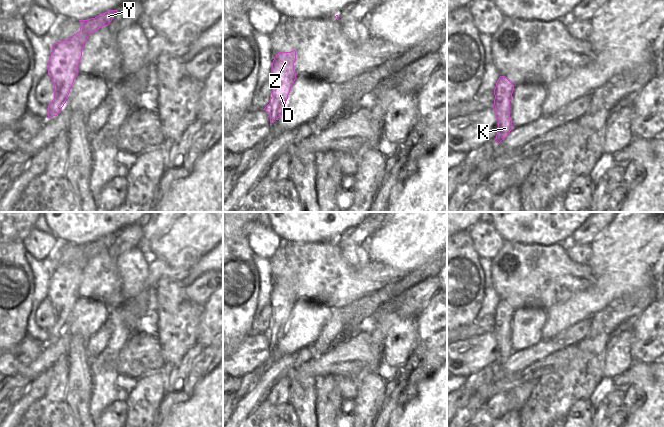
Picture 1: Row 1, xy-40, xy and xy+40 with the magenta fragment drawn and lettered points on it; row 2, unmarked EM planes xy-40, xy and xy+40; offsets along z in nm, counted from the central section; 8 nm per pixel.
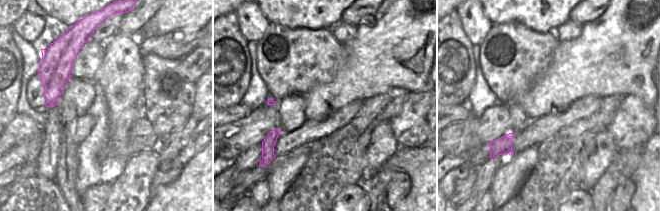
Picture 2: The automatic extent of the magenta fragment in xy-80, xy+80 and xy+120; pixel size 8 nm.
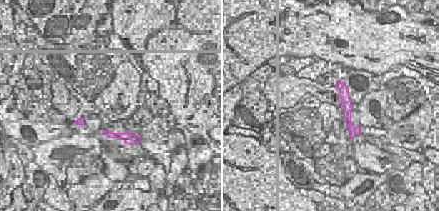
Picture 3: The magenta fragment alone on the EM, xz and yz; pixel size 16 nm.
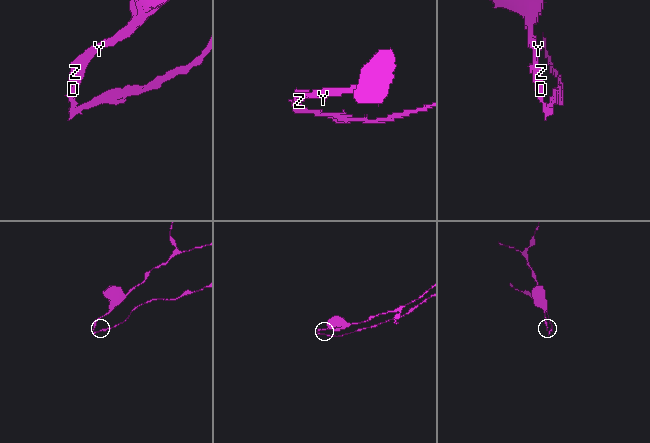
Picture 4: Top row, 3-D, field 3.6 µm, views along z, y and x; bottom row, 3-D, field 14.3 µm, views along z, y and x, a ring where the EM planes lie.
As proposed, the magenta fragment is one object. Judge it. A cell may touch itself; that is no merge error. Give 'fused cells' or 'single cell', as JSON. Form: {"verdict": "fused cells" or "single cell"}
{"verdict": "fused cells"}

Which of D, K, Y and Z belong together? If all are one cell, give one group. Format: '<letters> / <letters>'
D Y Z / K

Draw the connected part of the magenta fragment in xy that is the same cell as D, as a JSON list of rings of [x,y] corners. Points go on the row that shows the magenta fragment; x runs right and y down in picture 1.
[[[296,51],[279,52],[272,62],[270,81],[272,83],[272,97],[270,103],[263,109],[269,114],[279,110],[285,111],[286,101],[290,89],[295,81],[296,73],[294,63],[296,61]]]

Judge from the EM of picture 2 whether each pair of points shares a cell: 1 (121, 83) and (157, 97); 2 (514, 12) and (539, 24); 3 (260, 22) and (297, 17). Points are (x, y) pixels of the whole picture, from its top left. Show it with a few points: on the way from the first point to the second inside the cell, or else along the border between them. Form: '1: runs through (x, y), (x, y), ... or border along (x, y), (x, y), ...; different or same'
1: border along (144, 68), (142, 115); different
2: runs through (520, 12), (527, 12), (533, 18); same
3: border along (260, 10), (270, 22); different

